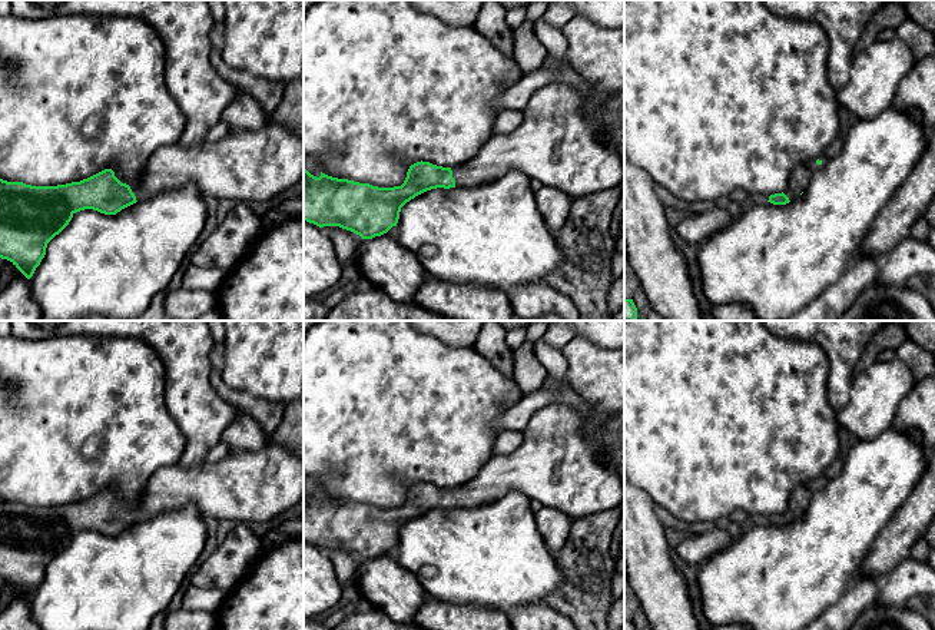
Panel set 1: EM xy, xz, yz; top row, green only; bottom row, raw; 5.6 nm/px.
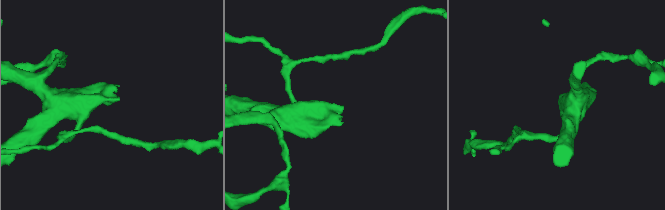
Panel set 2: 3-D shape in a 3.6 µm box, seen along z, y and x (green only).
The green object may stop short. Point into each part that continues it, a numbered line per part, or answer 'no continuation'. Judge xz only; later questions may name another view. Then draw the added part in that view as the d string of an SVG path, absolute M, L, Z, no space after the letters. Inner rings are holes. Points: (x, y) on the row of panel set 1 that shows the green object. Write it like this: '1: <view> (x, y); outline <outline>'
1: xz (559, 142); outline M566 82L537 89L515 130L493 135L470 160L451 168L455 188L490 183L513 169L571 199L620 185L624 162L601 140L609 125L601 115L609 110Z

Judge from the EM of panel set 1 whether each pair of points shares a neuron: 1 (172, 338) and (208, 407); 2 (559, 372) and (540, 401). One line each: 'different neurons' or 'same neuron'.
1: same neuron
2: different neurons

